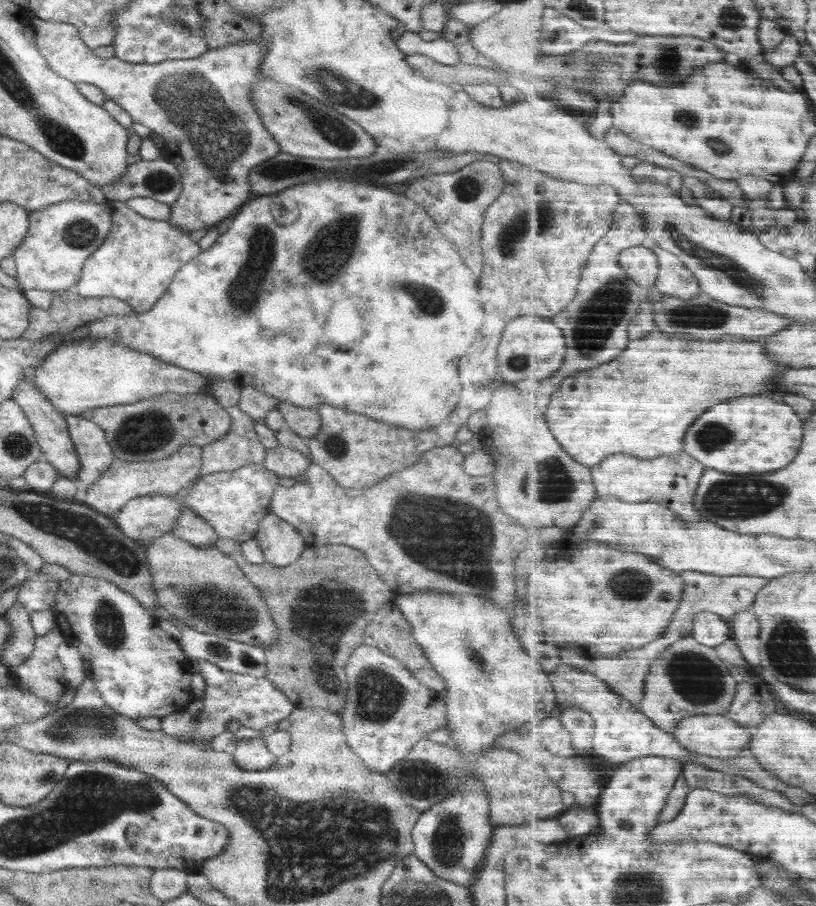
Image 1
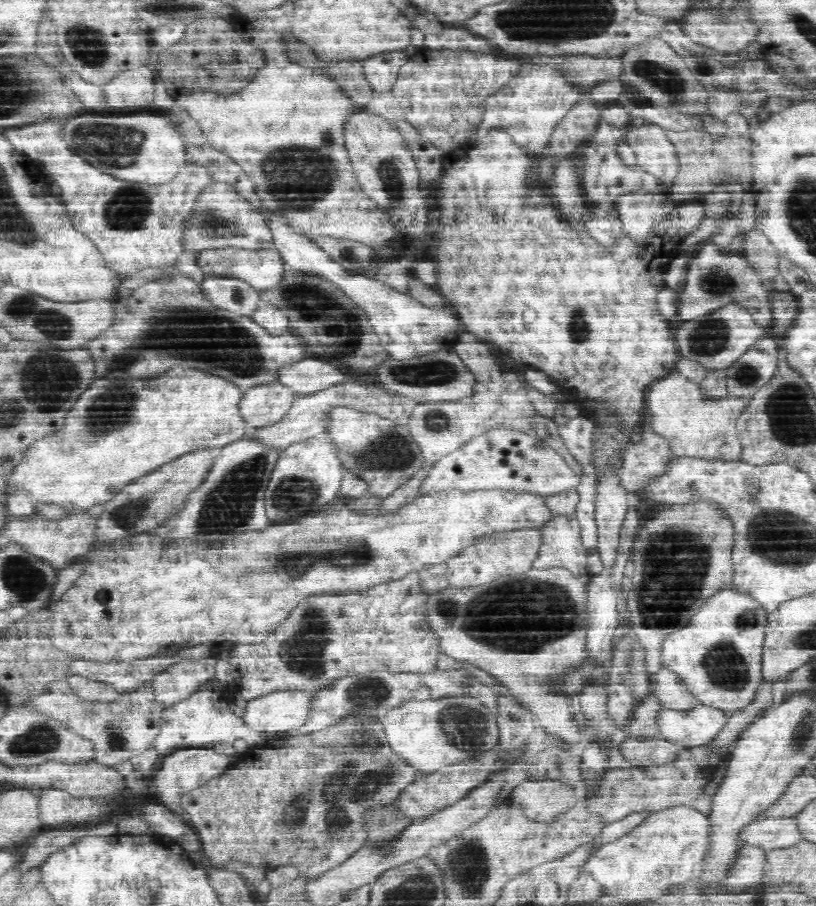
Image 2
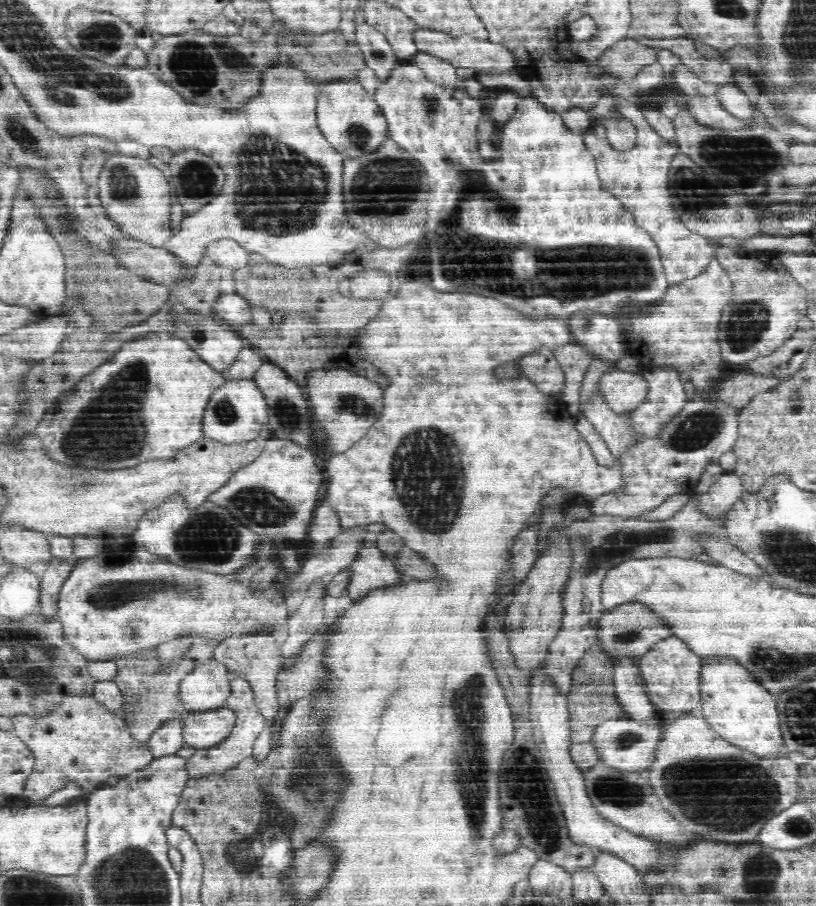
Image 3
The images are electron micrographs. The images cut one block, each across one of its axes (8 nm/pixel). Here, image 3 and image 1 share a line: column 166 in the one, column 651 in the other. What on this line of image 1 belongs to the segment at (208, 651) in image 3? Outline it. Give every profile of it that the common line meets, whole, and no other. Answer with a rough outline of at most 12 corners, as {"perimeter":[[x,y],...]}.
{"perimeter":[[680,640],[653,663],[640,710],[673,734],[727,714],[737,678],[716,648]]}

